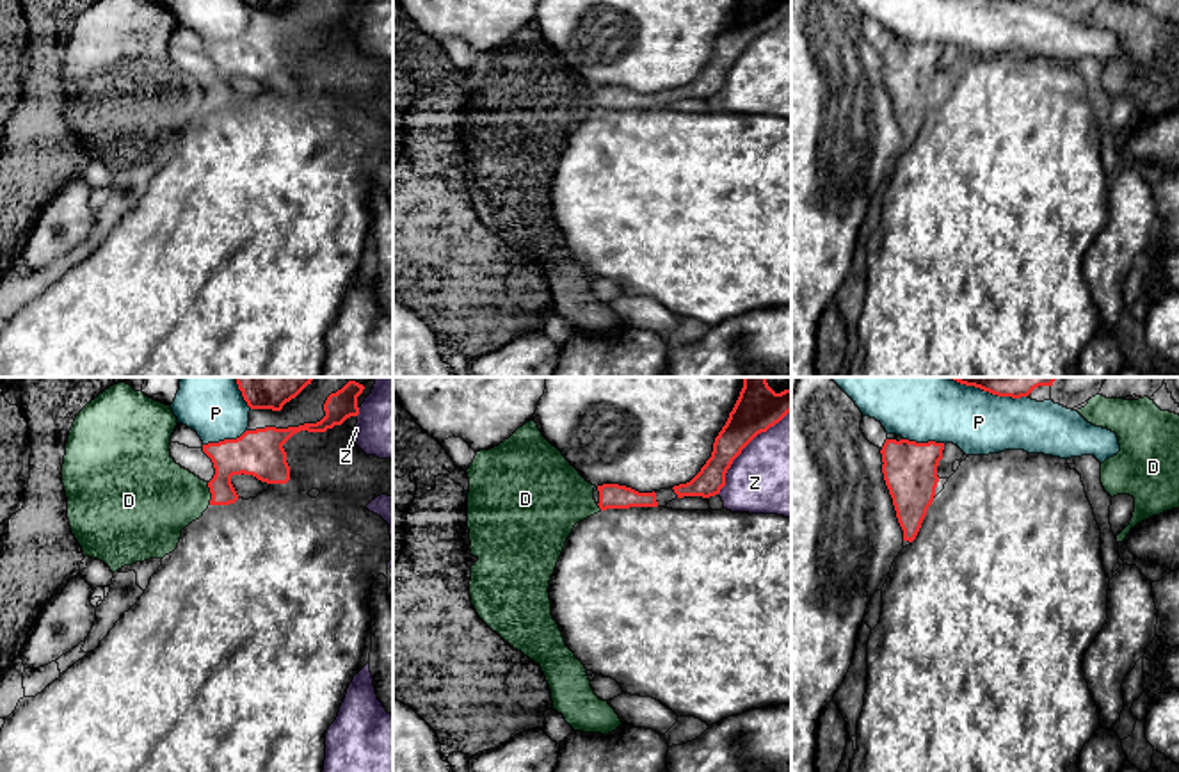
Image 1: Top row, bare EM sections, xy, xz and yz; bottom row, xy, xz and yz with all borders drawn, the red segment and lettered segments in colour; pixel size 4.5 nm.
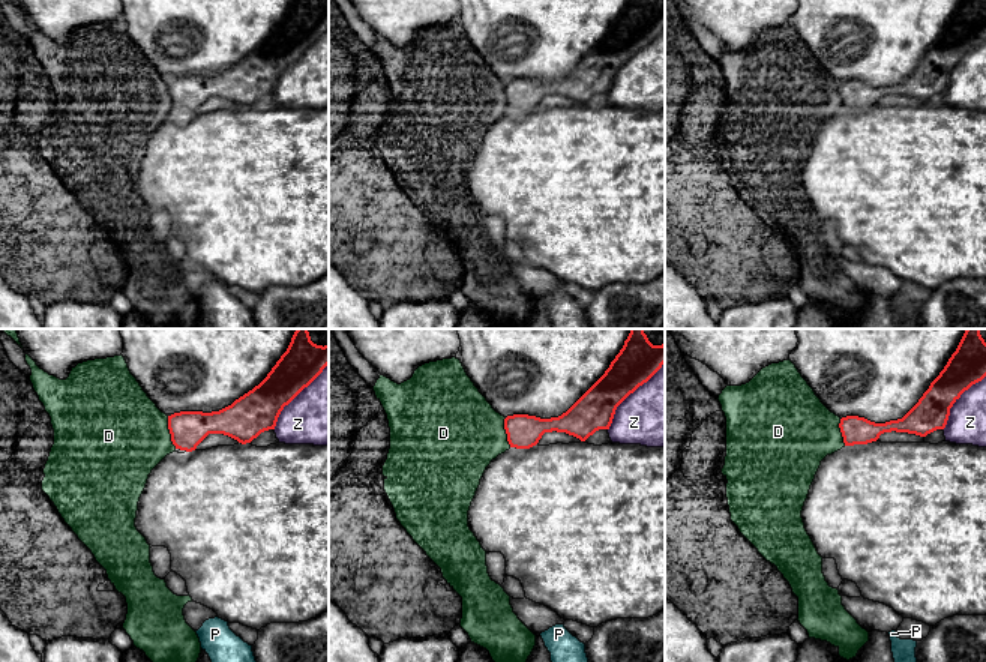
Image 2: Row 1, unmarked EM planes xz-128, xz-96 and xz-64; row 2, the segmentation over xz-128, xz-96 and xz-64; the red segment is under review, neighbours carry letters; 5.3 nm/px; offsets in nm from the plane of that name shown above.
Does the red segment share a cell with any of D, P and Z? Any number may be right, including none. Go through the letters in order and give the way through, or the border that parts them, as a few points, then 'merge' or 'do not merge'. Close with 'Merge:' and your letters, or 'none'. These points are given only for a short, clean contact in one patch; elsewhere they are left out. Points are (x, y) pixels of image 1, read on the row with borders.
D: border along xy (207, 482), (210, 504); do not merge
P: do not merge
Z: do not merge
Merge: none

